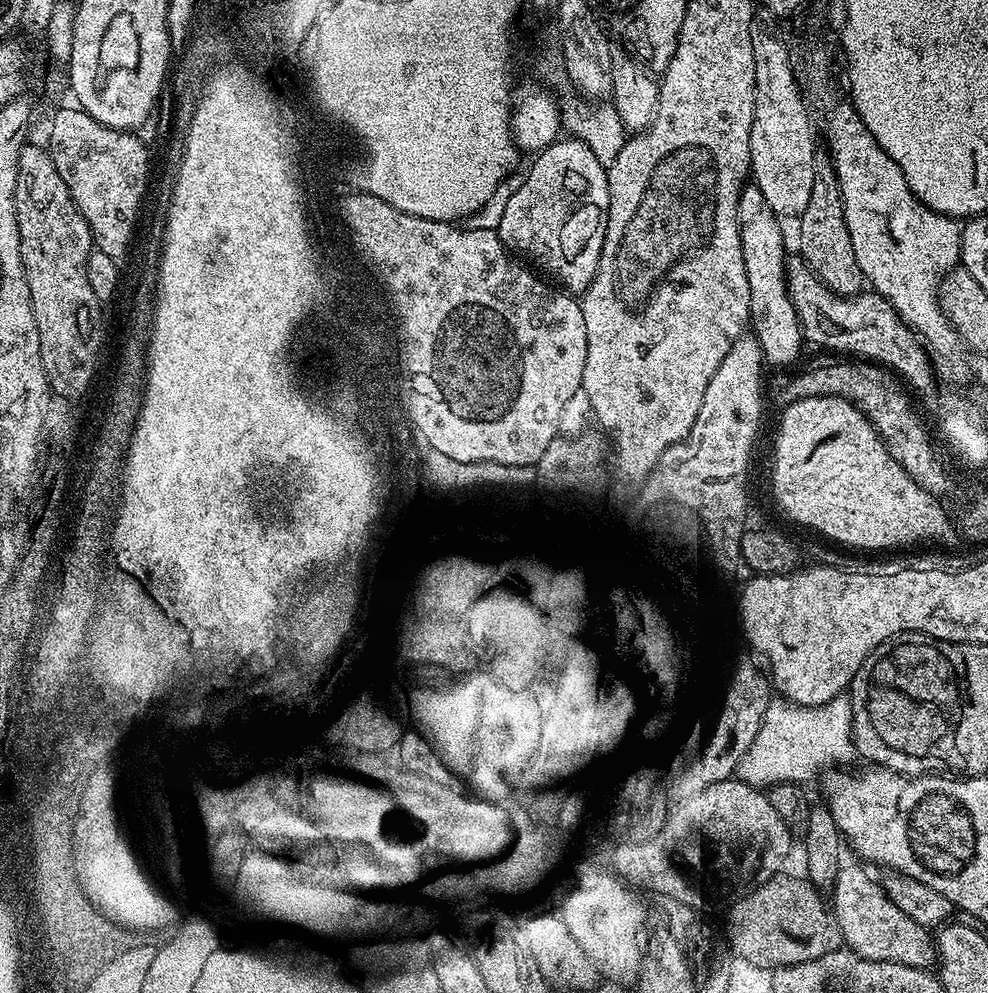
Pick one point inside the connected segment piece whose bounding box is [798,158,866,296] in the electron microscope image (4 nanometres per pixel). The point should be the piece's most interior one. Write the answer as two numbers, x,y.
825,246

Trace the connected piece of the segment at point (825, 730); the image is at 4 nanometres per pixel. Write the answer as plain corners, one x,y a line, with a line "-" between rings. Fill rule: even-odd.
847,695
835,696
830,702
813,708
776,698
769,703
760,732
738,772
744,783
767,790
777,784
800,784
812,780
820,771
848,766
857,756
852,736
852,702

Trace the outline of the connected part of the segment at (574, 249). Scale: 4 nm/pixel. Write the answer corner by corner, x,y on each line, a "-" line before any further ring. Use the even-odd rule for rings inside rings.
575,138
557,139
556,143
535,153
532,169
524,176
524,181
513,190
500,212
498,231
504,247
521,257
529,256
536,264
541,264
549,277
557,276
559,283
572,294
583,293
594,278
598,268
598,258
602,254
602,242
606,238
610,190
608,189
608,169
586,146

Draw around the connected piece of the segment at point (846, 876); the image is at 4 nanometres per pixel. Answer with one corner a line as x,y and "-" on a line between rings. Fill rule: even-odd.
848,862
841,867
834,889
834,915
839,922
843,943
867,960
931,969
938,960
933,933
918,926
910,914
902,914
902,910
884,893
883,883
875,880
863,863
855,863

